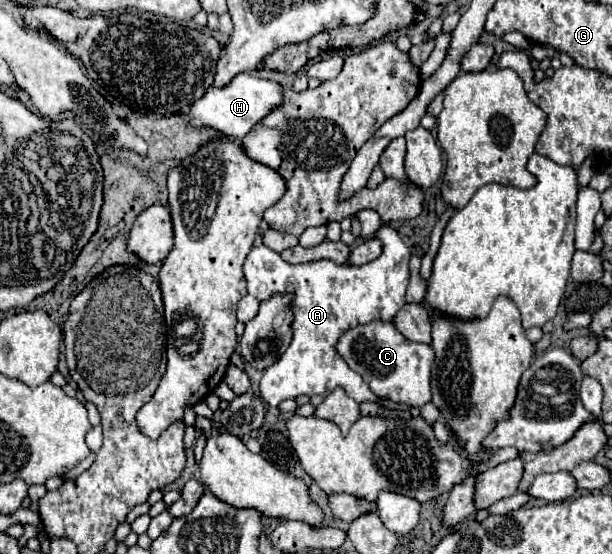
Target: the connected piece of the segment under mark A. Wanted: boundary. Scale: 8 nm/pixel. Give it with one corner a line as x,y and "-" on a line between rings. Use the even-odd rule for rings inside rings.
382,226
376,234
382,242
382,254
364,264
364,266
346,266
334,264
328,260
308,262
300,266
288,266
278,252
266,246
254,246
244,262
244,278
248,282
248,294
254,298
268,300
272,294
290,292
294,296
292,310
294,310
294,338
282,358
264,370
260,380
260,396
268,406
278,406
286,398
296,398
300,394
320,394
328,396
336,386
342,386
350,398
358,404
364,400
378,402
390,410
408,410
404,404
388,402
384,398
376,398
368,384
348,370
348,364
336,354
336,338
344,330
350,330
358,324
368,324
370,320
382,318
390,322
396,316
396,310
404,306
404,294
410,278
408,260
410,248
398,236
396,230

